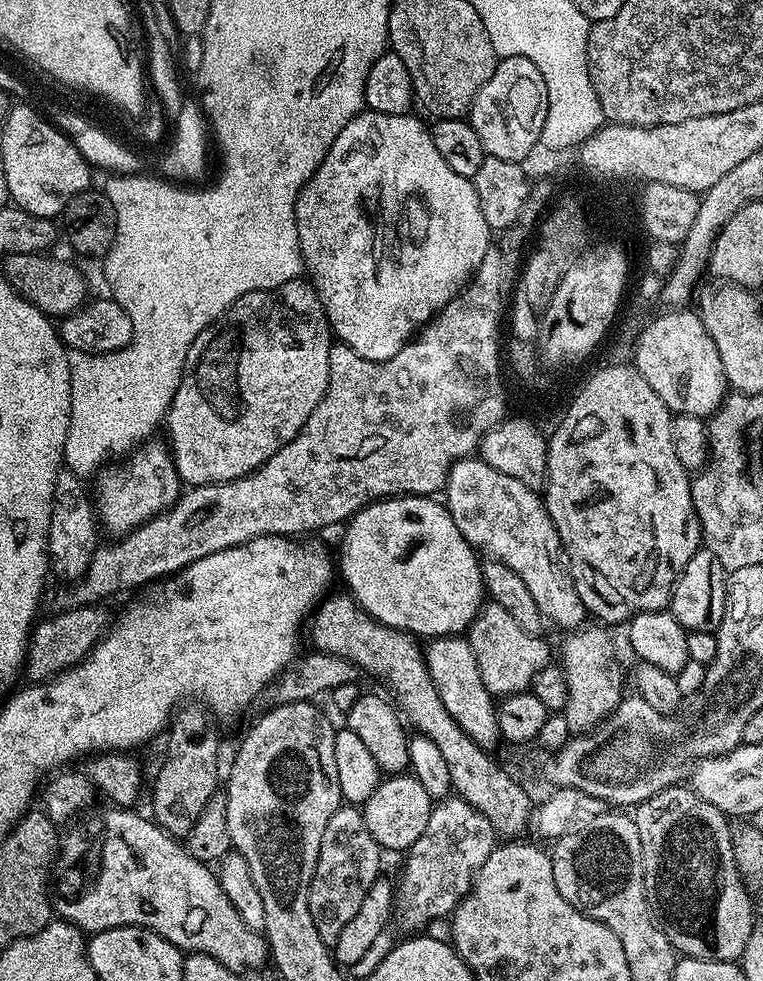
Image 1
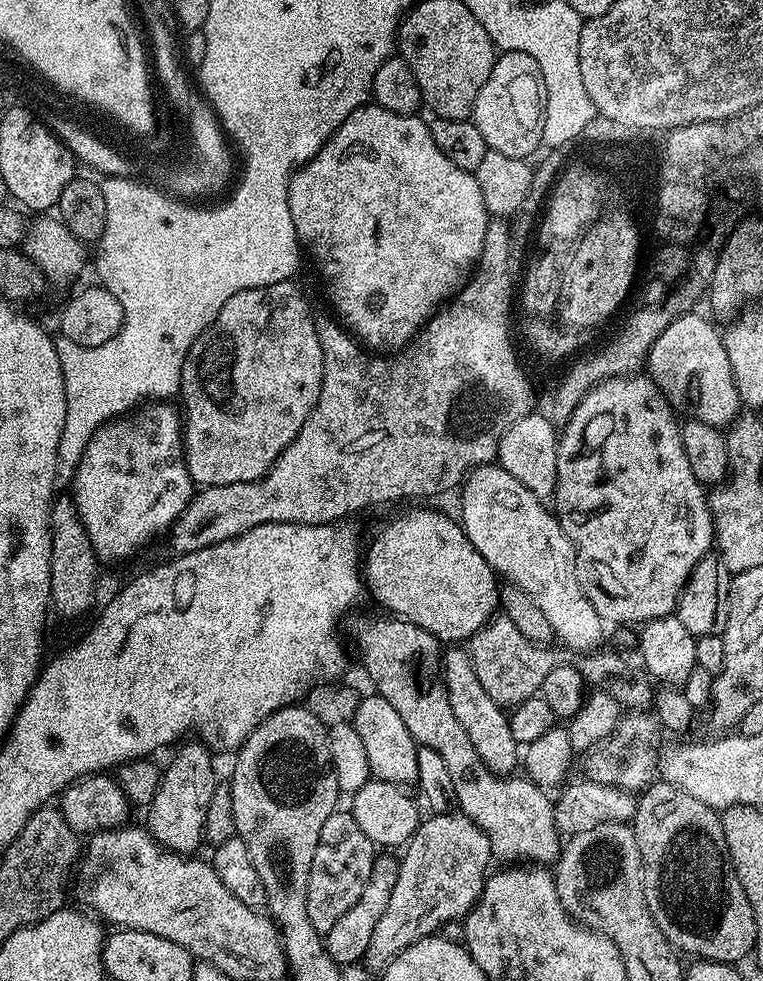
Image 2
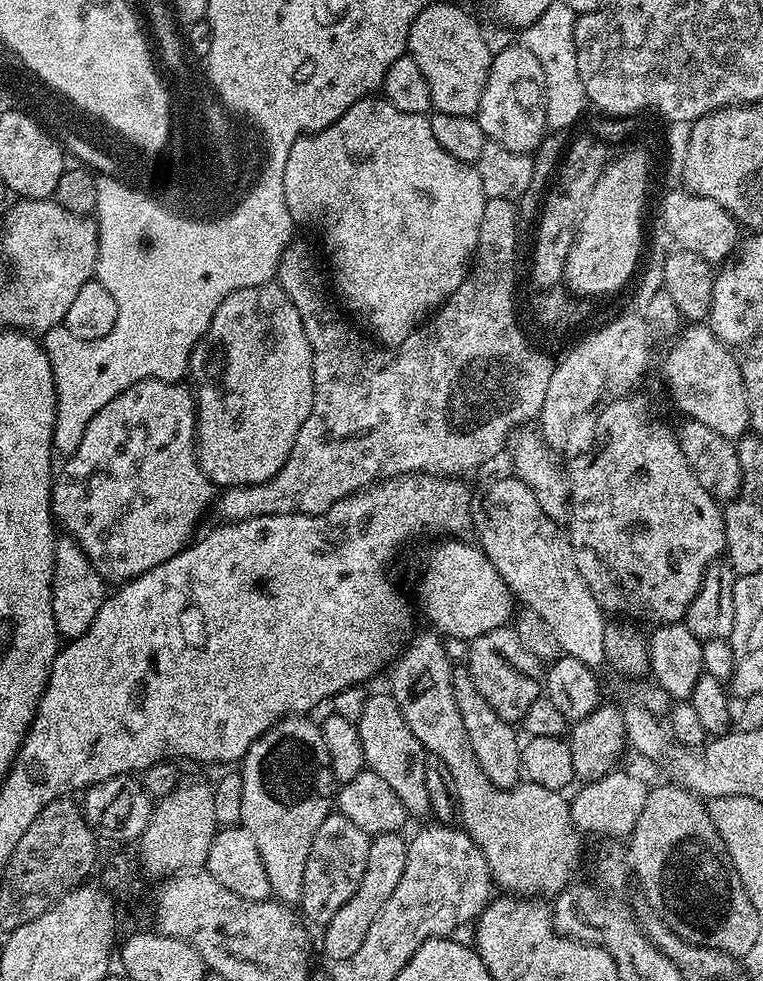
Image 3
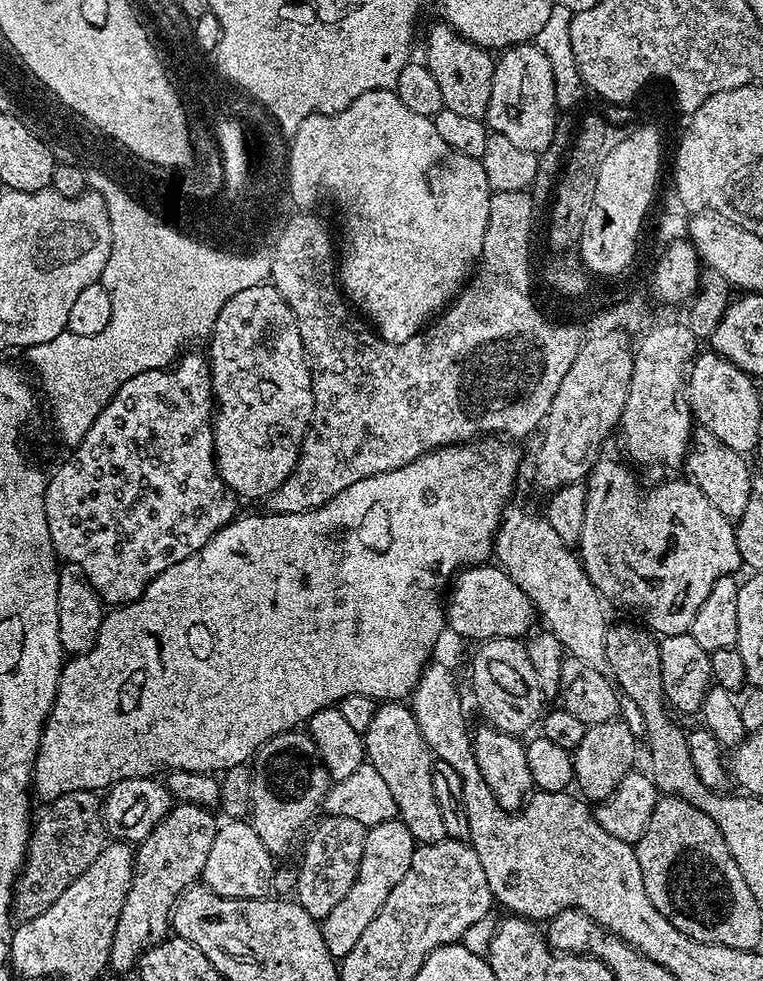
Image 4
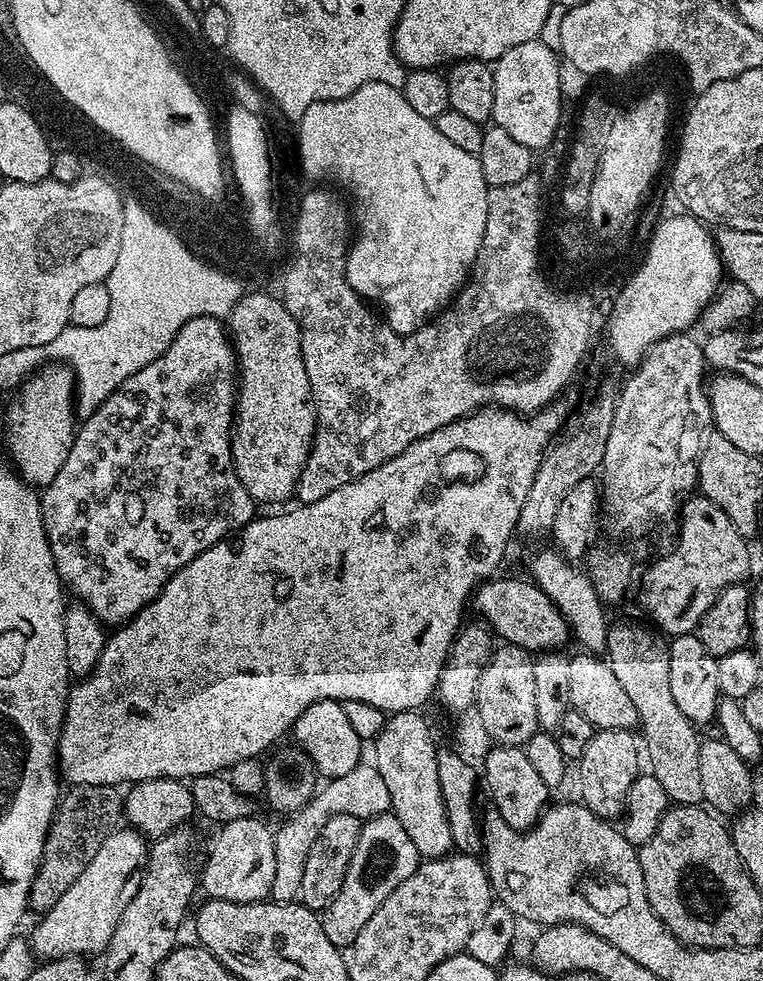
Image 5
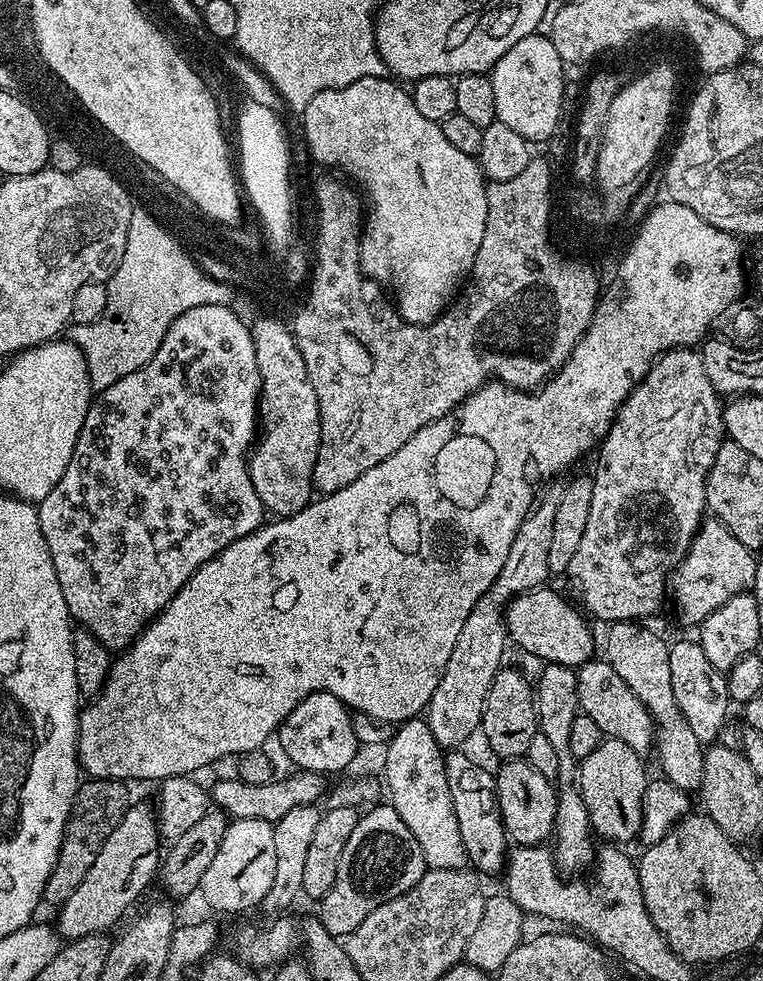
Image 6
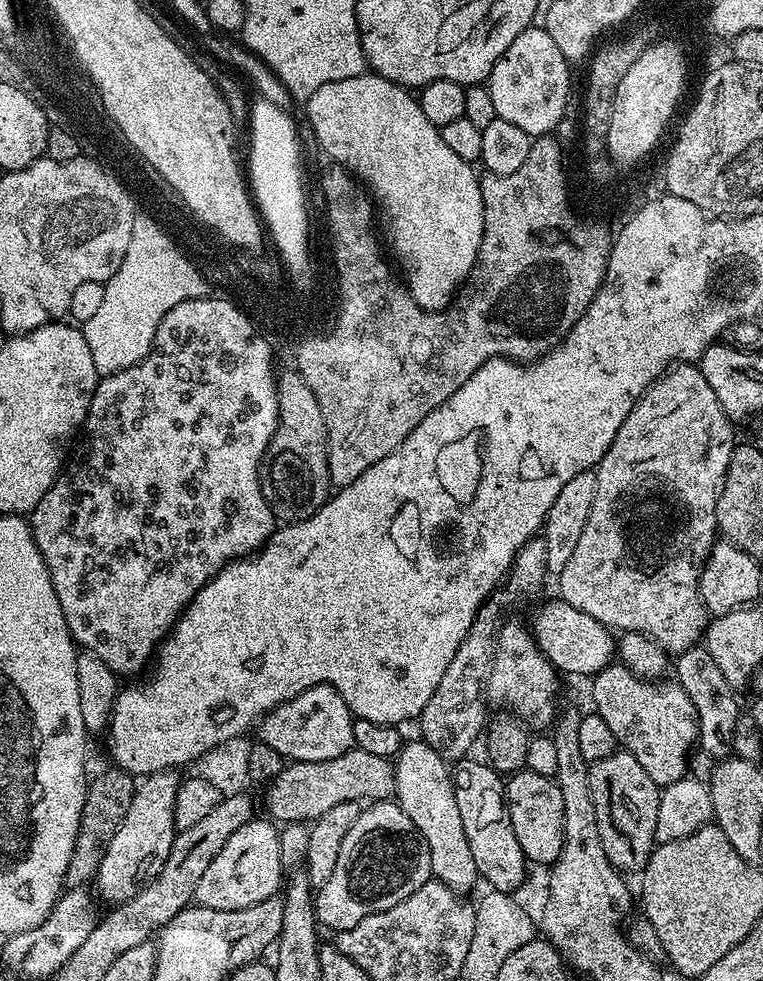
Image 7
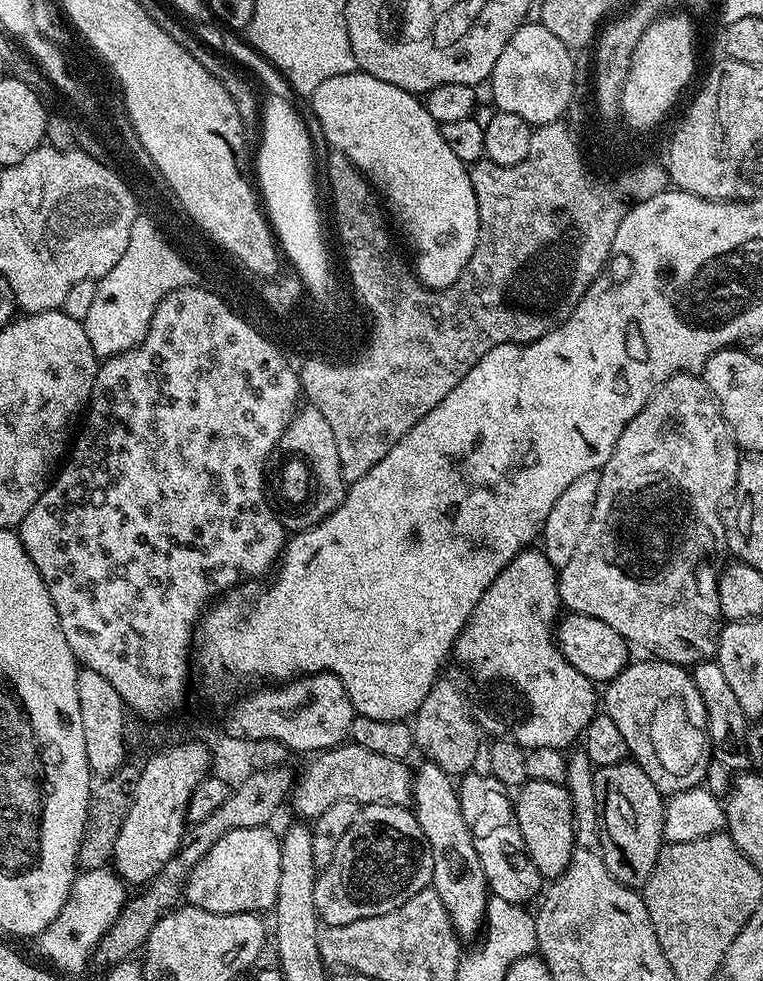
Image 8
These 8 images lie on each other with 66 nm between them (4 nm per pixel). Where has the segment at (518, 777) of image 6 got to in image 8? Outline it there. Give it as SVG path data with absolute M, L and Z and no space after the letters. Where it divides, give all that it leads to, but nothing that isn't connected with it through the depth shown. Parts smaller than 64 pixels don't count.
M528 780L521 784L514 796L516 825L526 842L526 850L538 866L541 877L555 878L570 866L570 856L574 850L574 810L570 794L564 784Z

